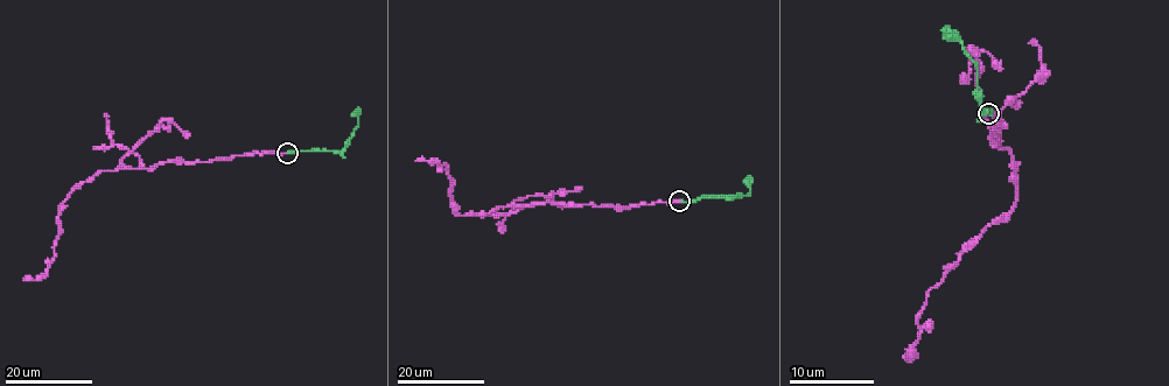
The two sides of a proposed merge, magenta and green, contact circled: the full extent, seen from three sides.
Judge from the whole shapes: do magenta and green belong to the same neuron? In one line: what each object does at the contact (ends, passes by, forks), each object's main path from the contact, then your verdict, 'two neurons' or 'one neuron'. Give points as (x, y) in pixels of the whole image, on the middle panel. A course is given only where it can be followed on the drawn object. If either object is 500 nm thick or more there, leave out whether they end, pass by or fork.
magenta ends; green ends; course magenta (678, 201), (632, 205), (515, 204), (488, 212), (457, 215), (450, 196), (453, 183), (445, 165), (417, 159); course green (679, 201), (748, 195), (750, 191), (748, 176); one neuron

